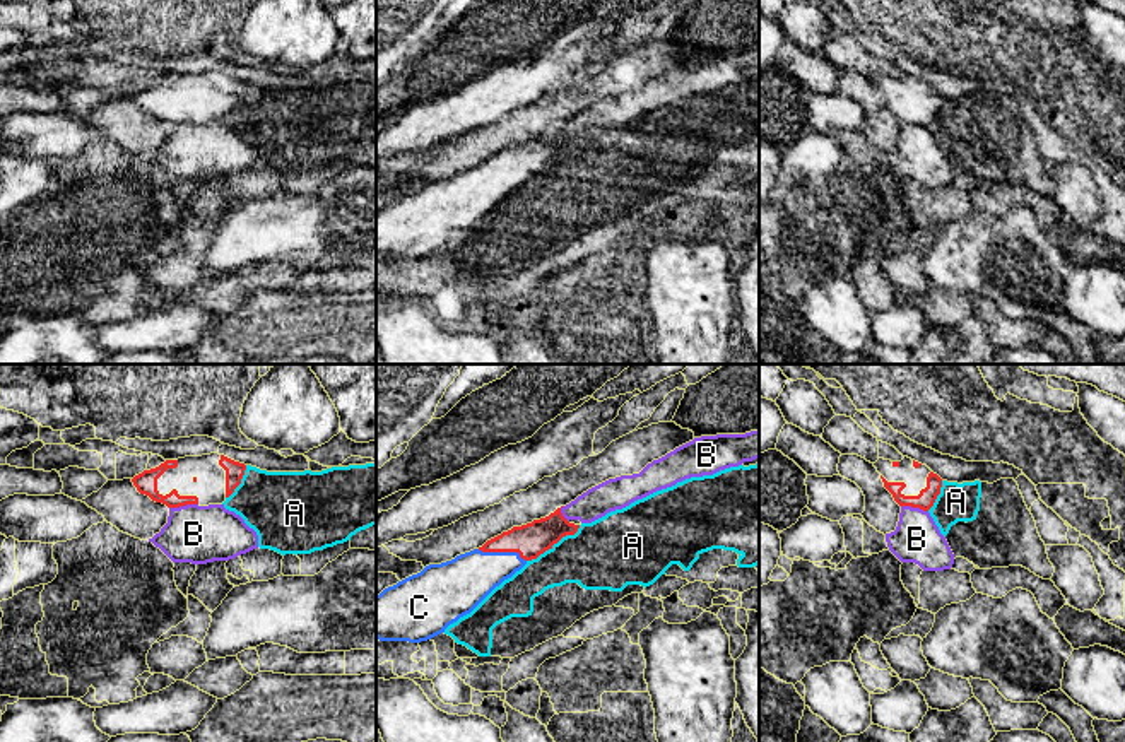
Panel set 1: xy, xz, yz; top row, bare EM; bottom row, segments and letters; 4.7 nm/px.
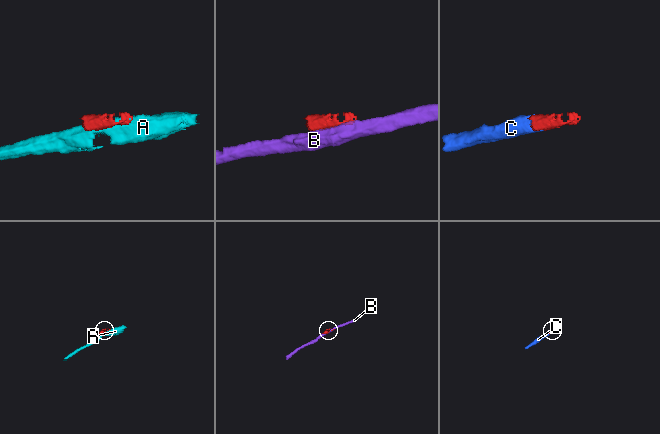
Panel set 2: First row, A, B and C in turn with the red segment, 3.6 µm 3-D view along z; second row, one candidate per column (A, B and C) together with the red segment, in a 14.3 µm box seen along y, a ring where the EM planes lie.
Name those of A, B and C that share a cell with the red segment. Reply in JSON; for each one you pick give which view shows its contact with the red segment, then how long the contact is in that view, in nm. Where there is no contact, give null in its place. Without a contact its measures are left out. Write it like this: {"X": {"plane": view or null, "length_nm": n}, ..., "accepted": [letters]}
{"C": {"plane": "xz", "length_nm": 240}, "accepted": ["C"]}

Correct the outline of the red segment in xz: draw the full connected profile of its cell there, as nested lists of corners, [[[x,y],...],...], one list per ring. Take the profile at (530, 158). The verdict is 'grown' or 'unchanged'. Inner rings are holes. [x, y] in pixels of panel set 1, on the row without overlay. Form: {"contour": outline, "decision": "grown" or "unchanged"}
{"contour": [[[557,125],[545,135],[513,144],[487,157],[482,164],[460,171],[441,181],[429,181],[376,212],[376,255],[380,258],[427,258],[470,231],[496,203],[511,195],[528,178],[552,166],[566,152],[574,152],[580,137],[566,137]]], "decision": "grown"}

